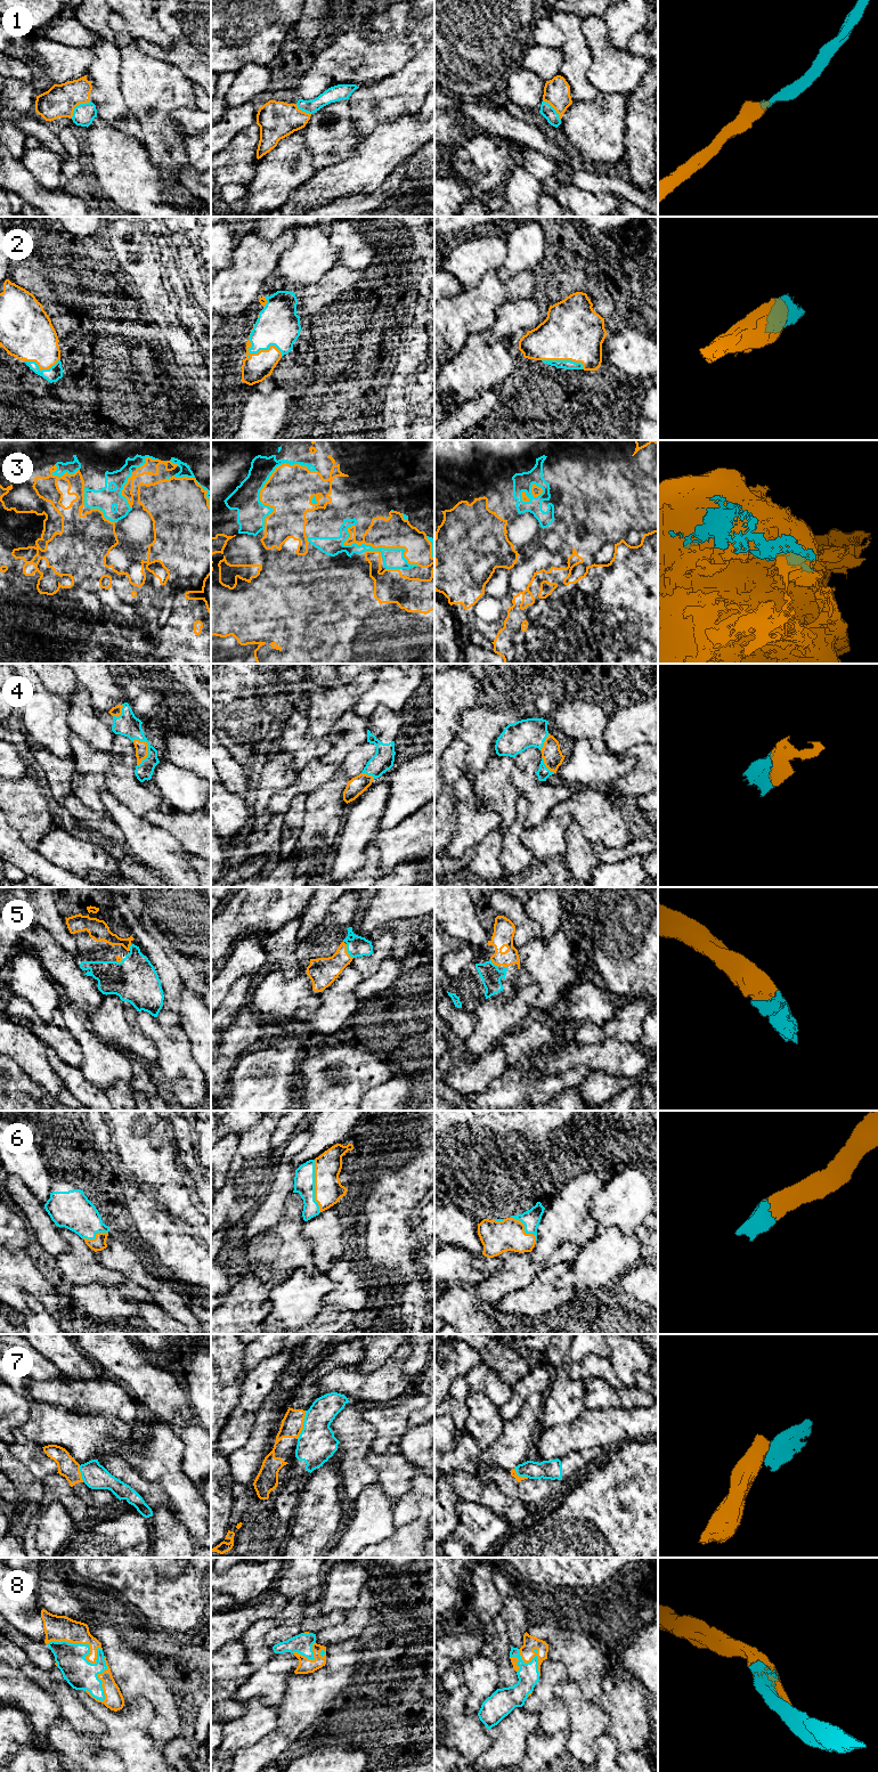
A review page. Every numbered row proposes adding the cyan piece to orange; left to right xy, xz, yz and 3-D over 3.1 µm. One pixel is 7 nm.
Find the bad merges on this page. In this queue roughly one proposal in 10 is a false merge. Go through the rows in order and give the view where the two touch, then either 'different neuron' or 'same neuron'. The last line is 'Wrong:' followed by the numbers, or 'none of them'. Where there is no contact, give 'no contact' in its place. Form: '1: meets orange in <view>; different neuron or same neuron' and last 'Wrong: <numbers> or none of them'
1: meets orange in xy; same neuron
2: meets orange in xz; same neuron
3: meets orange in xz; same neuron
4: meets orange in xy; same neuron
5: meets orange in xz; same neuron
6: meets orange in xz; same neuron
7: meets orange in xz; different neuron
8: meets orange in xy; same neuron
Wrong: 7

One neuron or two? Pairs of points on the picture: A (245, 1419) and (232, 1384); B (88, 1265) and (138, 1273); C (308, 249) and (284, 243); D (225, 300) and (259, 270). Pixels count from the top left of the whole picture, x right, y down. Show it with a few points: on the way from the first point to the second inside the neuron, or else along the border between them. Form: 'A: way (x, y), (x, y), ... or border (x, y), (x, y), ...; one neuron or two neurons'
A: border (245, 1375), (238, 1403), (225, 1424); two neurons
B: border (95, 1254), (106, 1267); two neurons
C: border (297, 228), (294, 242), (279, 257), (276, 268); two neurons
D: way (233, 292), (251, 274); one neuron

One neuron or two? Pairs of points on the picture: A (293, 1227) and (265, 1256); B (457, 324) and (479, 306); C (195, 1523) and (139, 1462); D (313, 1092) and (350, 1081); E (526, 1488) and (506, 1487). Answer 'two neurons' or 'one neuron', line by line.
A: one neuron
B: one neuron
C: one neuron
D: one neuron
E: one neuron

